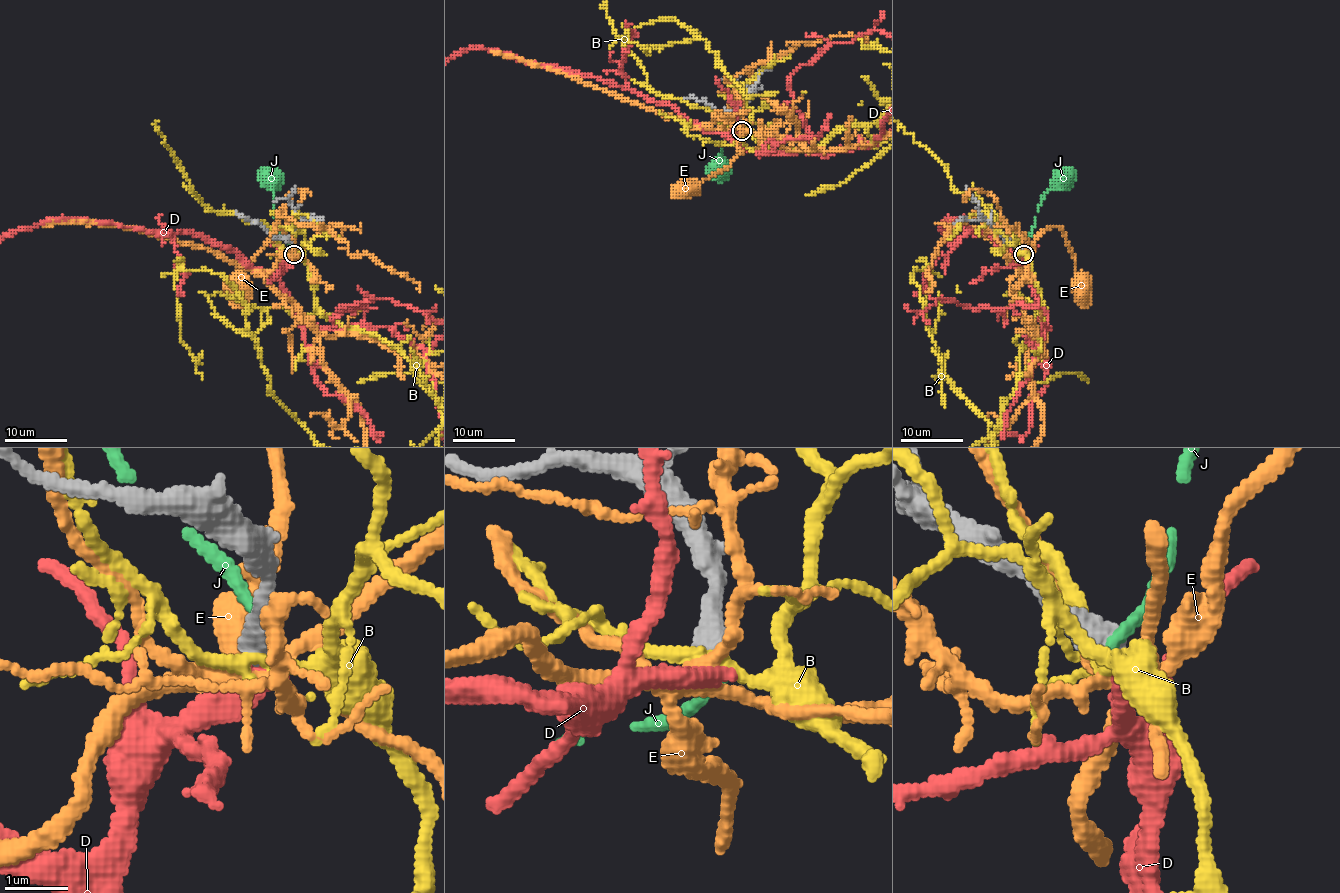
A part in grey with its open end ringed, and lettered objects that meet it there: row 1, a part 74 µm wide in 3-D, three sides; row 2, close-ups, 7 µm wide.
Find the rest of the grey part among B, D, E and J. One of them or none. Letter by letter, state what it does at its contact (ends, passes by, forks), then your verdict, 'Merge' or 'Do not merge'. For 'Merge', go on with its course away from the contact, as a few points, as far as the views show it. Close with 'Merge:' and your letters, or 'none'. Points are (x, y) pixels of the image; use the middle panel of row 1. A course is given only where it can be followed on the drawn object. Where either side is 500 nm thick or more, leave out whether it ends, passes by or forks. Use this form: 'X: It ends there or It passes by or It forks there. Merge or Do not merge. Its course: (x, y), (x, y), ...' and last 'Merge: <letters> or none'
B: Do not merge
D: It ends there. Merge
E: It forks there. Do not merge
J: Do not merge
Merge: D

